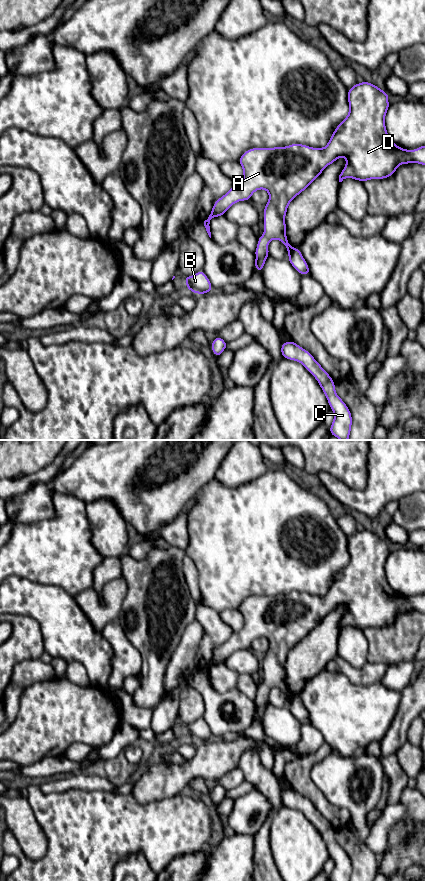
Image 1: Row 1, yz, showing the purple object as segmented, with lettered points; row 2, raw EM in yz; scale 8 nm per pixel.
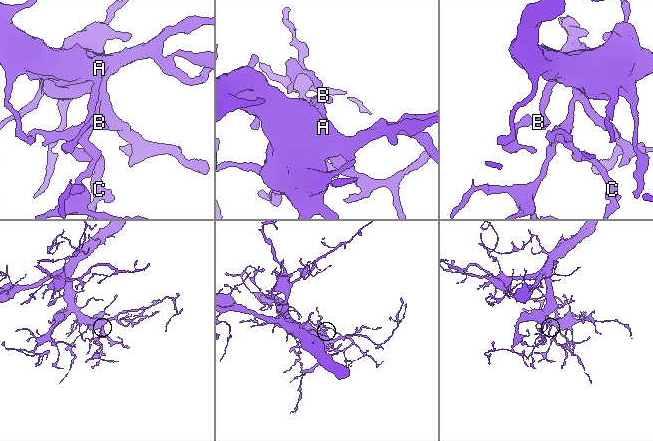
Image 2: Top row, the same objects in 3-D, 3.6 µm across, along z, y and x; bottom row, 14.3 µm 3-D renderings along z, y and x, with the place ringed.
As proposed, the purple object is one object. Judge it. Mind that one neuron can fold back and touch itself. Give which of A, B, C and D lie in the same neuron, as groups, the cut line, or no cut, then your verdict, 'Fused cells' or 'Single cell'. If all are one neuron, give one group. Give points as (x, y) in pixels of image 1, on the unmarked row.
Groups: A B C D. No split. Single cell

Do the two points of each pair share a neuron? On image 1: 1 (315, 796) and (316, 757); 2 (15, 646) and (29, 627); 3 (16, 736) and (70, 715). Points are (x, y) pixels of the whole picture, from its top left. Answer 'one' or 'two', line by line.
1: one
2: one
3: one

